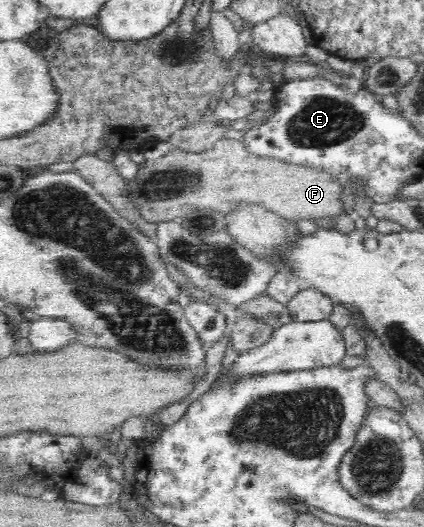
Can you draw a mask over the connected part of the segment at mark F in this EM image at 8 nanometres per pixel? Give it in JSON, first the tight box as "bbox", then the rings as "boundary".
{"bbox":[127,138,348,224],"boundary":[[[223,138],[202,152],[174,148],[156,160],[145,159],[138,167],[135,180],[127,181],[131,198],[141,208],[143,218],[155,224],[205,208],[231,216],[241,203],[264,207],[287,221],[332,218],[347,213],[344,197],[348,191],[343,191],[335,174],[320,167],[261,156],[249,150],[243,140]]]}

